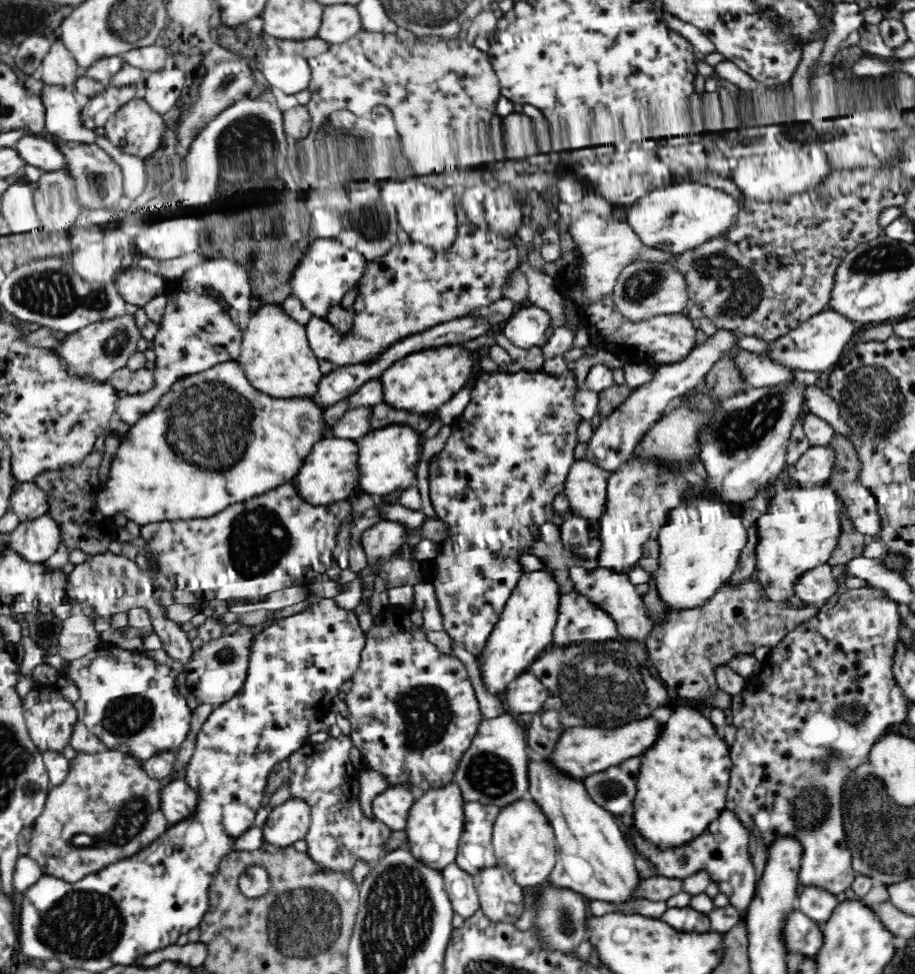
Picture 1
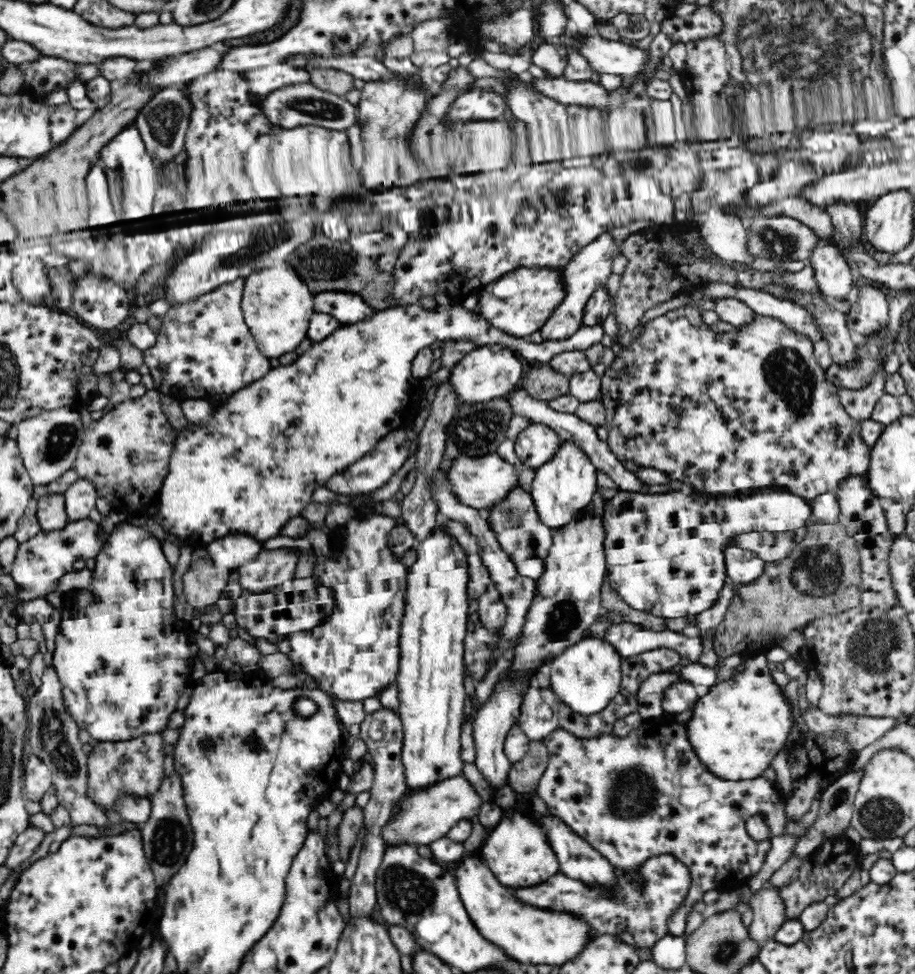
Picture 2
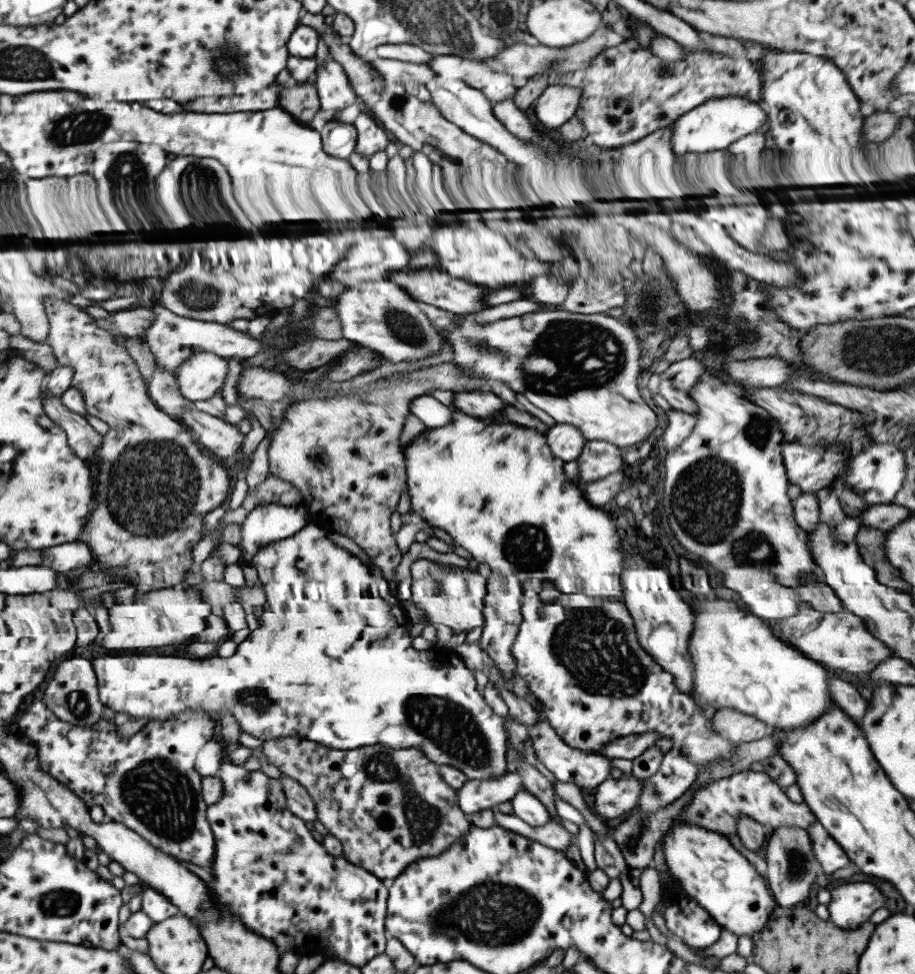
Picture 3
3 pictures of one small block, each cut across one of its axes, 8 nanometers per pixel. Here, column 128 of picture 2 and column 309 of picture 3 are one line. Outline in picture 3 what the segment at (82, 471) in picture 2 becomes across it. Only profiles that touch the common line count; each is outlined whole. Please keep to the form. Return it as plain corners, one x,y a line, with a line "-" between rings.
401,382
398,385
387,385
381,390
369,391
366,393
349,393
348,395
333,395
324,399
307,399
295,401
284,410
284,415
278,429
272,434
267,449
268,473
292,484
301,496
300,505
305,509
309,522
317,524
322,531
328,533
341,533
341,536
351,538
359,548
367,554
372,564
380,568
383,578
386,581
392,580
394,568
400,561
401,554
397,549
395,538
389,529
389,517
396,510
397,500
401,491
406,488
406,472
403,462
401,447
399,446
399,436
401,436
403,419
410,412
408,404
412,399
421,395
427,395
432,388
421,382

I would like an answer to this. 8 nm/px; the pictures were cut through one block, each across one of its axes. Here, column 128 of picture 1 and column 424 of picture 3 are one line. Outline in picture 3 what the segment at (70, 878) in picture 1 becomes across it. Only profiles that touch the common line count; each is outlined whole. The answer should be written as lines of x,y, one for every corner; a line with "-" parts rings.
285,737
263,741
260,752
281,775
293,779
307,791
314,802
316,819
341,843
342,857
386,883
414,860
439,855
449,850
461,836
469,834
471,823
458,809
456,791
443,782
437,773
437,765
419,750
393,750
382,745
334,750
319,746
317,742

